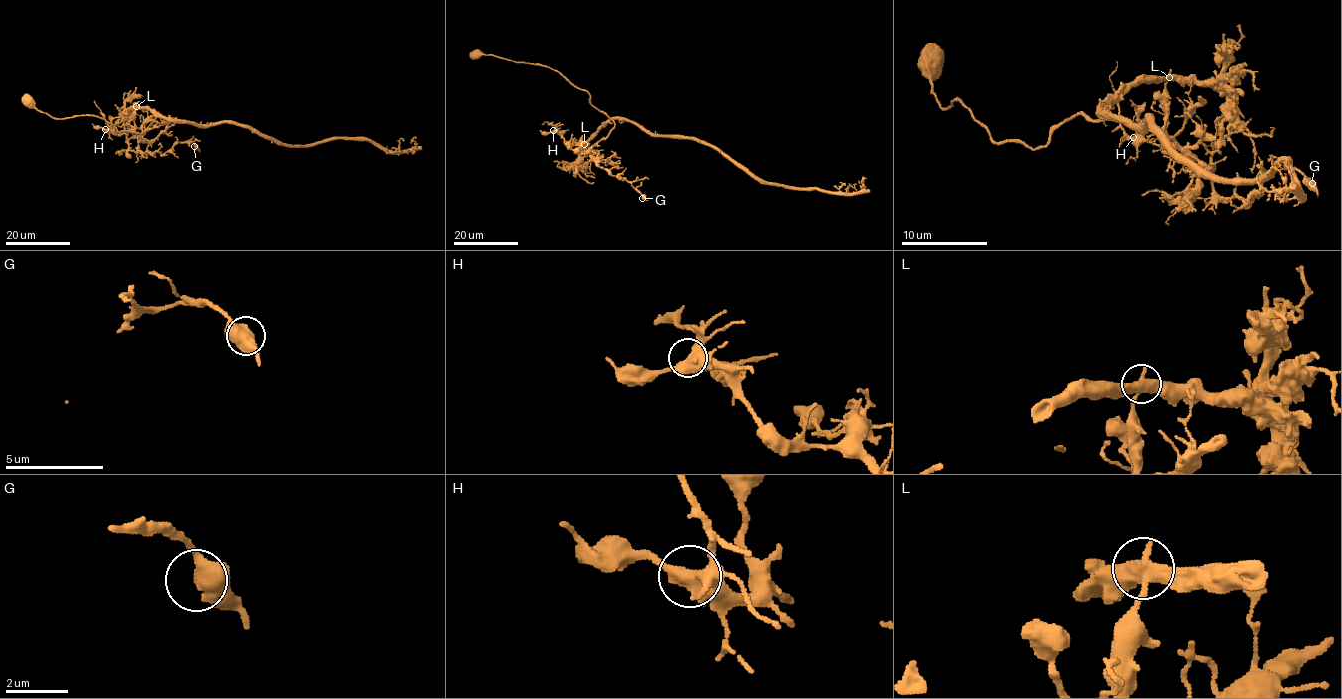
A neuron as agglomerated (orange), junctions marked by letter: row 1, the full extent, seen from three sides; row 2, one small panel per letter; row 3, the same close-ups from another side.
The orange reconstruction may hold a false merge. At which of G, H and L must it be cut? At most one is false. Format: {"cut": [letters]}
{"cut": ["L"]}

